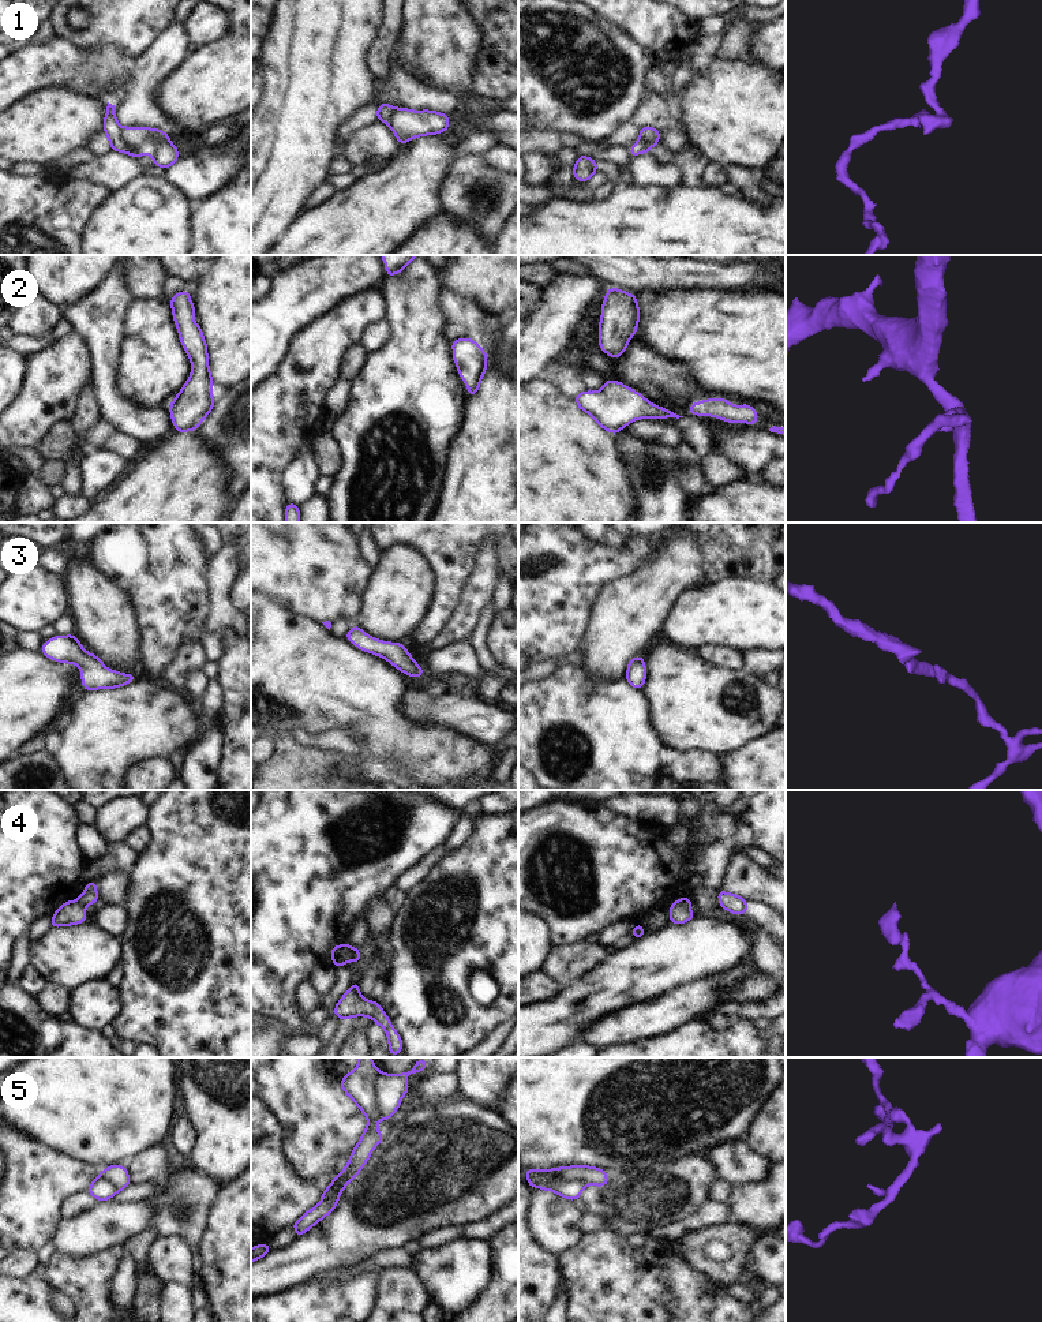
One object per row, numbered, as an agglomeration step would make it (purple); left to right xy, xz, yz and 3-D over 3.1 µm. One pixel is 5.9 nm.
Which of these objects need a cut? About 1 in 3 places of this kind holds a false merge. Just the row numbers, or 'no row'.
1, 4, 5

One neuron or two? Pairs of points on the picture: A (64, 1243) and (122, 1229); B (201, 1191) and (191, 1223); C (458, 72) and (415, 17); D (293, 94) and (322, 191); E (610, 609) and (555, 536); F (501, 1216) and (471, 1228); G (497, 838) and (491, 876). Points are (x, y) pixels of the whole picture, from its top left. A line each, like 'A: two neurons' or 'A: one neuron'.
A: one neuron
B: one neuron
C: one neuron
D: two neurons
E: two neurons
F: one neuron
G: one neuron

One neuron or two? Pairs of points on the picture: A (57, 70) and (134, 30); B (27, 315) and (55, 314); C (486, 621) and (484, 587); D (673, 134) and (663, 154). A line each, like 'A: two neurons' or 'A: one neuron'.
A: two neurons
B: one neuron
C: two neurons
D: two neurons

